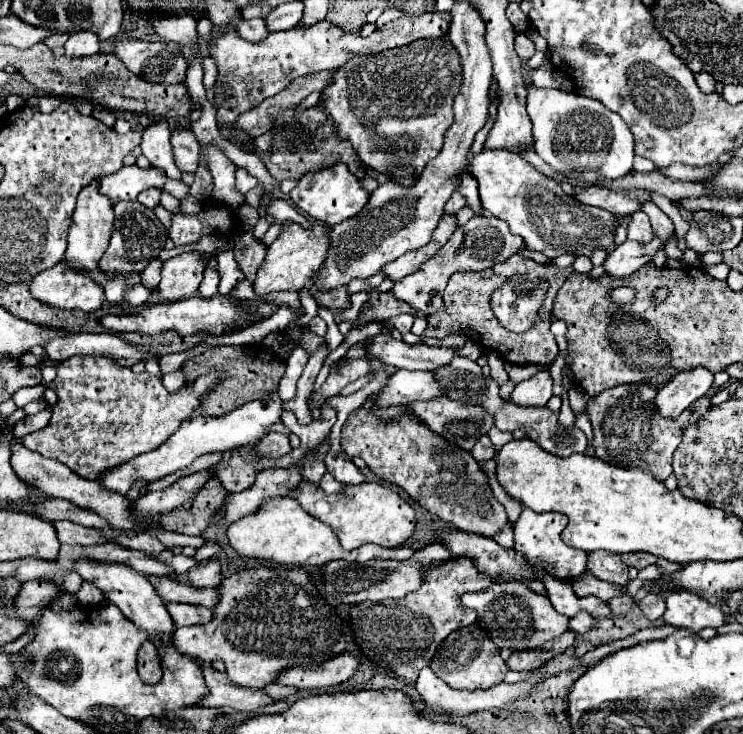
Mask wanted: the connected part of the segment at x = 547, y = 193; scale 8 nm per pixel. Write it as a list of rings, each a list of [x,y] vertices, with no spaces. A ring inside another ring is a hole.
[[[482,150],[468,162],[468,170],[478,180],[478,192],[484,210],[504,220],[512,234],[524,238],[528,250],[538,250],[548,258],[562,254],[592,256],[594,250],[614,246],[616,214],[576,202],[558,182],[540,174],[520,154],[512,150]]]

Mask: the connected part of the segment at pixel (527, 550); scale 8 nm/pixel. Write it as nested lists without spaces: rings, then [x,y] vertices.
[[[524,508],[518,522],[514,524],[514,548],[518,552],[522,552],[524,556],[528,556],[528,560],[532,564],[544,564],[556,578],[574,580],[586,570],[586,552],[570,548],[562,542],[560,534],[566,524],[568,524],[566,516],[562,516],[558,512],[536,514],[536,512]]]

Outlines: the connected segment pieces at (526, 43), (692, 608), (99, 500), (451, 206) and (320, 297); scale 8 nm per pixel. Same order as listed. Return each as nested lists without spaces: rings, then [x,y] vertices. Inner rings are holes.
[[[518,32],[516,38],[514,38],[514,50],[516,50],[516,54],[518,54],[522,60],[528,60],[528,58],[534,54],[534,44],[532,44],[532,40],[530,40],[526,34]]]
[[[674,590],[666,596],[664,624],[674,628],[688,628],[700,632],[704,628],[720,628],[724,624],[724,612],[720,606],[686,590]]]
[[[16,438],[10,442],[10,452],[12,452],[12,468],[14,468],[14,472],[20,478],[24,478],[26,482],[34,482],[34,486],[38,486],[46,496],[50,496],[50,498],[66,498],[66,500],[74,502],[76,506],[94,510],[96,514],[106,518],[112,526],[118,526],[118,528],[124,528],[124,530],[130,530],[134,526],[134,518],[130,516],[130,500],[128,498],[122,498],[120,494],[112,494],[108,490],[102,490],[98,486],[98,482],[80,478],[68,466],[64,466],[62,462],[28,450]]]
[[[454,192],[452,198],[444,206],[444,214],[456,214],[460,208],[464,208],[464,198],[458,192]]]
[[[318,286],[310,289],[311,295],[315,298],[318,305],[323,305],[329,308],[349,309],[351,307],[350,296],[347,292],[347,286],[340,286],[328,292],[320,292]]]

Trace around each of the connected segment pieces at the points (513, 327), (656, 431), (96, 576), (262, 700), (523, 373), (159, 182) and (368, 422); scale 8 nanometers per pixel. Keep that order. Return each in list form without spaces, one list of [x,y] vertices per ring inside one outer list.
[[[504,282],[492,296],[492,312],[500,320],[500,324],[510,332],[526,332],[534,326],[534,318],[542,308],[546,298],[548,282],[538,282],[536,288],[528,292],[516,292],[514,282]]]
[[[616,386],[612,390],[604,390],[596,398],[592,398],[588,406],[594,434],[592,446],[596,448],[596,456],[612,466],[652,472],[654,478],[664,482],[672,474],[672,454],[682,440],[684,428],[688,424],[694,424],[710,408],[710,396],[716,392],[718,390],[712,390],[710,394],[702,396],[678,418],[662,418],[654,406],[656,390],[652,386]]]
[[[86,560],[76,566],[76,572],[82,576],[82,580],[96,584],[102,590],[104,598],[112,602],[114,606],[118,606],[122,614],[126,614],[126,618],[130,618],[138,628],[146,630],[150,638],[154,638],[156,634],[160,634],[164,640],[172,638],[174,622],[166,610],[166,604],[162,602],[162,598],[158,598],[158,592],[154,590],[154,586],[148,582],[146,576],[138,574],[136,570],[130,570],[128,566],[96,564],[96,562],[86,562]]]
[[[210,664],[204,666],[204,678],[206,678],[208,694],[206,698],[202,698],[202,702],[198,702],[198,706],[202,708],[226,706],[232,710],[254,710],[274,702],[270,696],[266,696],[260,690],[250,690],[230,682],[224,672],[216,672]]]
[[[505,363],[504,368],[510,376],[510,380],[514,380],[514,382],[522,382],[522,380],[528,380],[530,376],[534,376],[536,372],[540,372],[540,370],[548,370],[548,366],[530,366],[530,364],[526,364],[526,366],[514,366],[514,364]]]
[[[136,164],[134,166],[124,166],[114,174],[100,176],[98,184],[104,196],[108,196],[114,204],[120,200],[136,200],[136,196],[150,188],[162,188],[166,182],[166,174],[158,168],[148,168],[142,170]]]
[[[366,400],[342,426],[340,442],[350,458],[364,458],[378,478],[404,488],[428,512],[440,516],[458,530],[494,538],[510,524],[504,506],[494,498],[486,474],[470,452],[446,442],[438,434],[432,434],[422,422],[418,422],[418,418],[410,418],[408,414],[398,420],[378,422],[378,418],[370,414],[372,406],[374,404]]]

